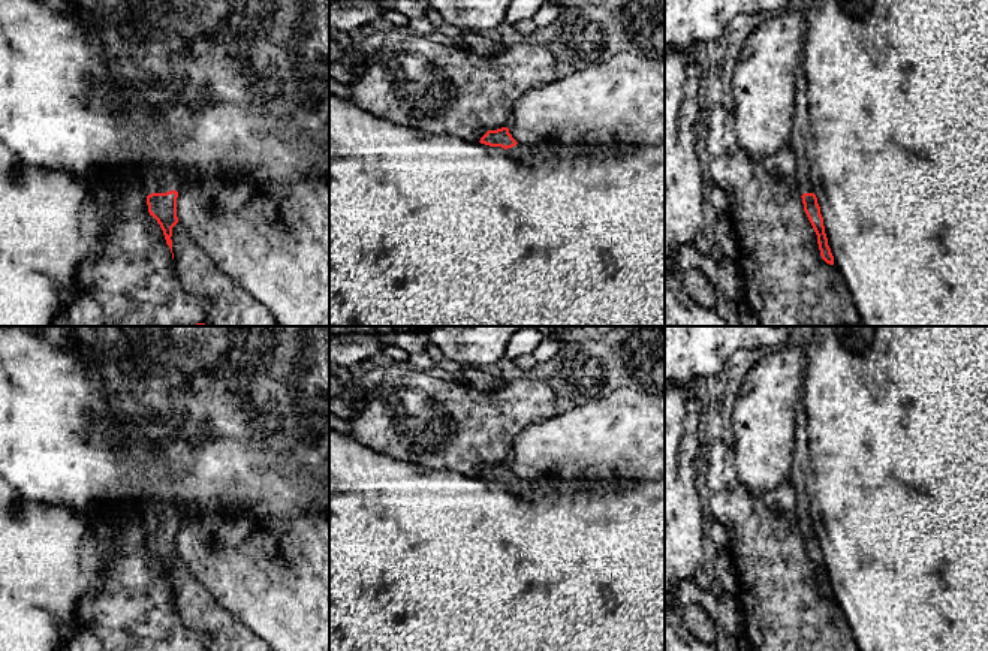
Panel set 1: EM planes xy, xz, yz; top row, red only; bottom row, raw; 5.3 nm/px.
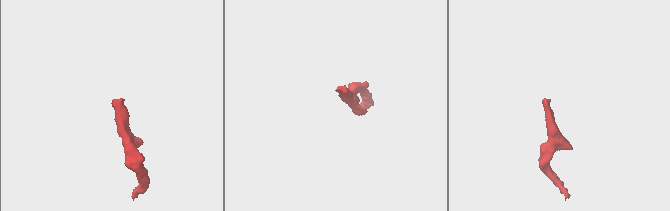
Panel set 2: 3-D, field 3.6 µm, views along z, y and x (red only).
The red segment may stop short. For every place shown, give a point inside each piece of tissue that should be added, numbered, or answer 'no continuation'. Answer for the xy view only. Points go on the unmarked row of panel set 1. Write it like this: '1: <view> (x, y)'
1: xy (151, 520)

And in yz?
1: yz (801, 470)

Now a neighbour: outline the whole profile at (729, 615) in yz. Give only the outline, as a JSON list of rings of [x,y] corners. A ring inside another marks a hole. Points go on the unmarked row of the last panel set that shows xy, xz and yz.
[[[723,590],[717,591],[716,623],[722,626],[731,639],[740,641],[745,635],[745,618],[740,608],[738,597]]]

